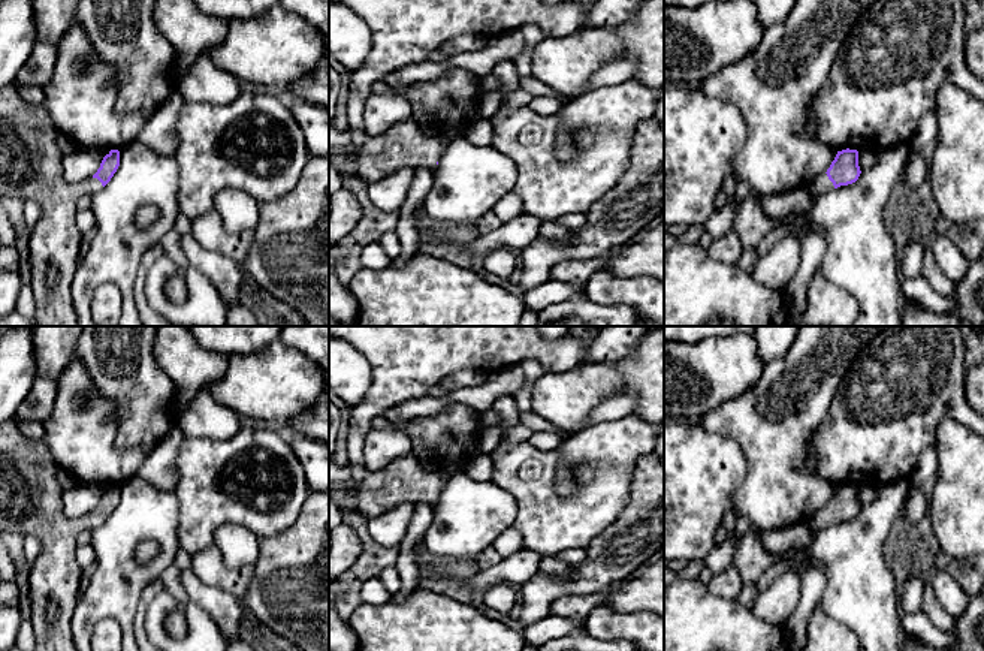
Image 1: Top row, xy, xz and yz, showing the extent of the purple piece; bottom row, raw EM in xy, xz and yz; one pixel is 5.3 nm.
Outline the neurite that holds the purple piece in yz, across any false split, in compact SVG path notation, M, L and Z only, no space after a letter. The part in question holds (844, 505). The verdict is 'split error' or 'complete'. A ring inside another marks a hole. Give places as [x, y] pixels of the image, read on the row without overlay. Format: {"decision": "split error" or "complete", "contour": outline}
{"decision": "split error", "contour": "M846 483L837 486L830 503L811 519L811 525L814 530L818 530L840 521L848 521L855 518L860 509L858 486Z"}

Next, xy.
{"decision": "split error", "contour": "M15 421L0 425L0 531L34 536L40 545L40 554L30 561L30 605L34 630L34 651L78 651L72 635L72 615L81 594L81 567L76 563L78 534L100 527L114 512L120 501L120 486L111 485L102 495L97 507L78 519L69 519L63 513L63 488L57 480L58 464L55 462L46 440L25 437Z"}

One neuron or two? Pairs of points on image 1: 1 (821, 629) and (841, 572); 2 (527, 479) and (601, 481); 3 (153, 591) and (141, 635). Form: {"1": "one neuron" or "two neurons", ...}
{"1": "two neurons", "2": "one neuron", "3": "one neuron"}

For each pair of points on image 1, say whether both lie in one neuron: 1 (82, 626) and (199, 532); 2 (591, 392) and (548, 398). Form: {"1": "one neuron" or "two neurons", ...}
{"1": "two neurons", "2": "one neuron"}

